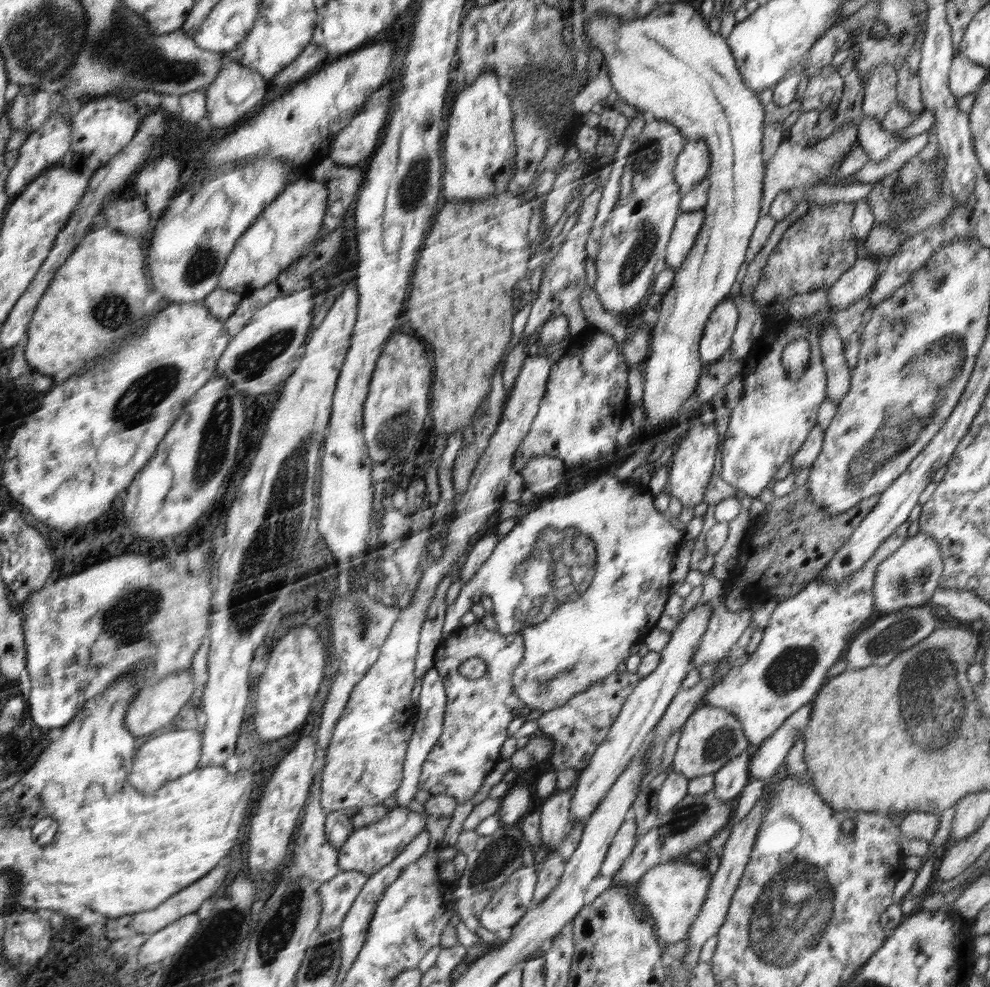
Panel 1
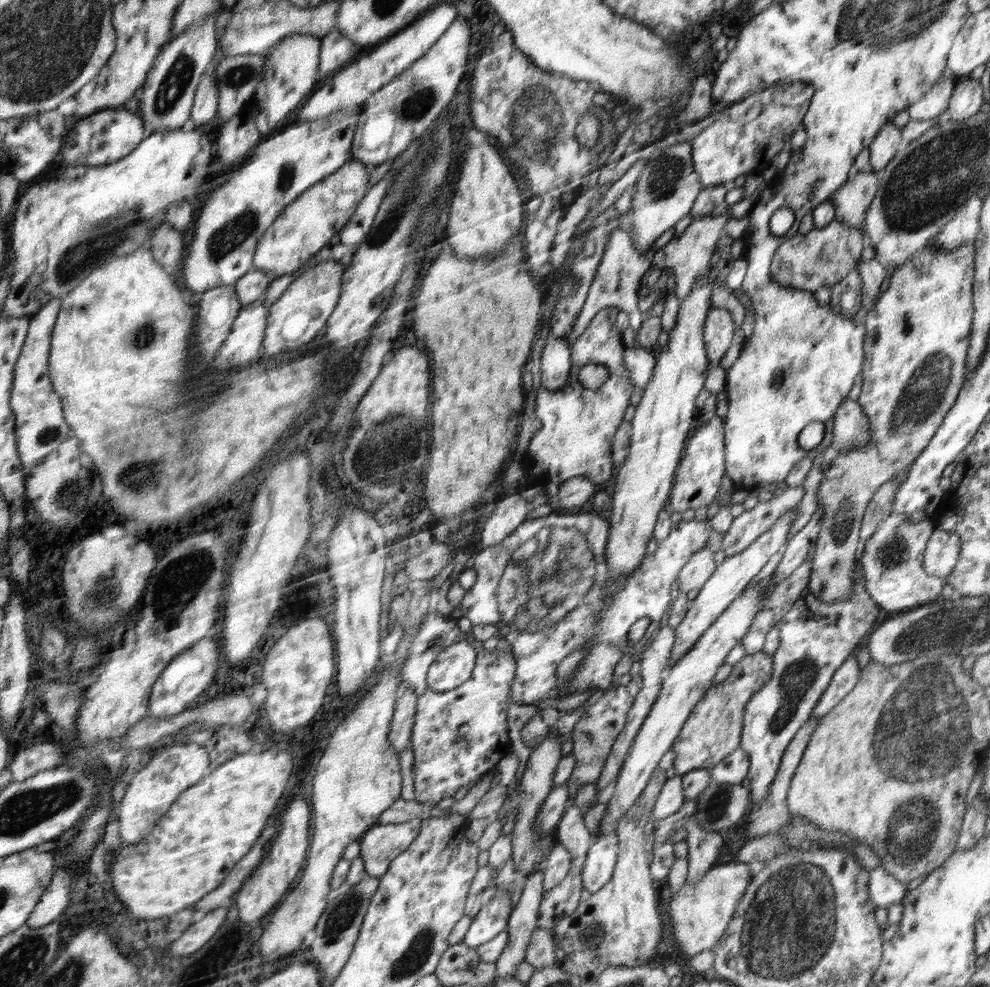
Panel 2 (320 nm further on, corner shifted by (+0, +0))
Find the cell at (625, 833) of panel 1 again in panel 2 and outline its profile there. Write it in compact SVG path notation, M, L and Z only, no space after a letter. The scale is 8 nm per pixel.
M602 825L599 836L588 849L583 869L582 888L591 894L598 892L610 880L618 854L616 825Z

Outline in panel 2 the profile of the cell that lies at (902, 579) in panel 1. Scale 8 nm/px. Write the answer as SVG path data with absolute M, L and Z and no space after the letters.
M934 528L922 558L922 566L928 576L936 576L945 580L958 561L960 540L954 532L944 532Z

